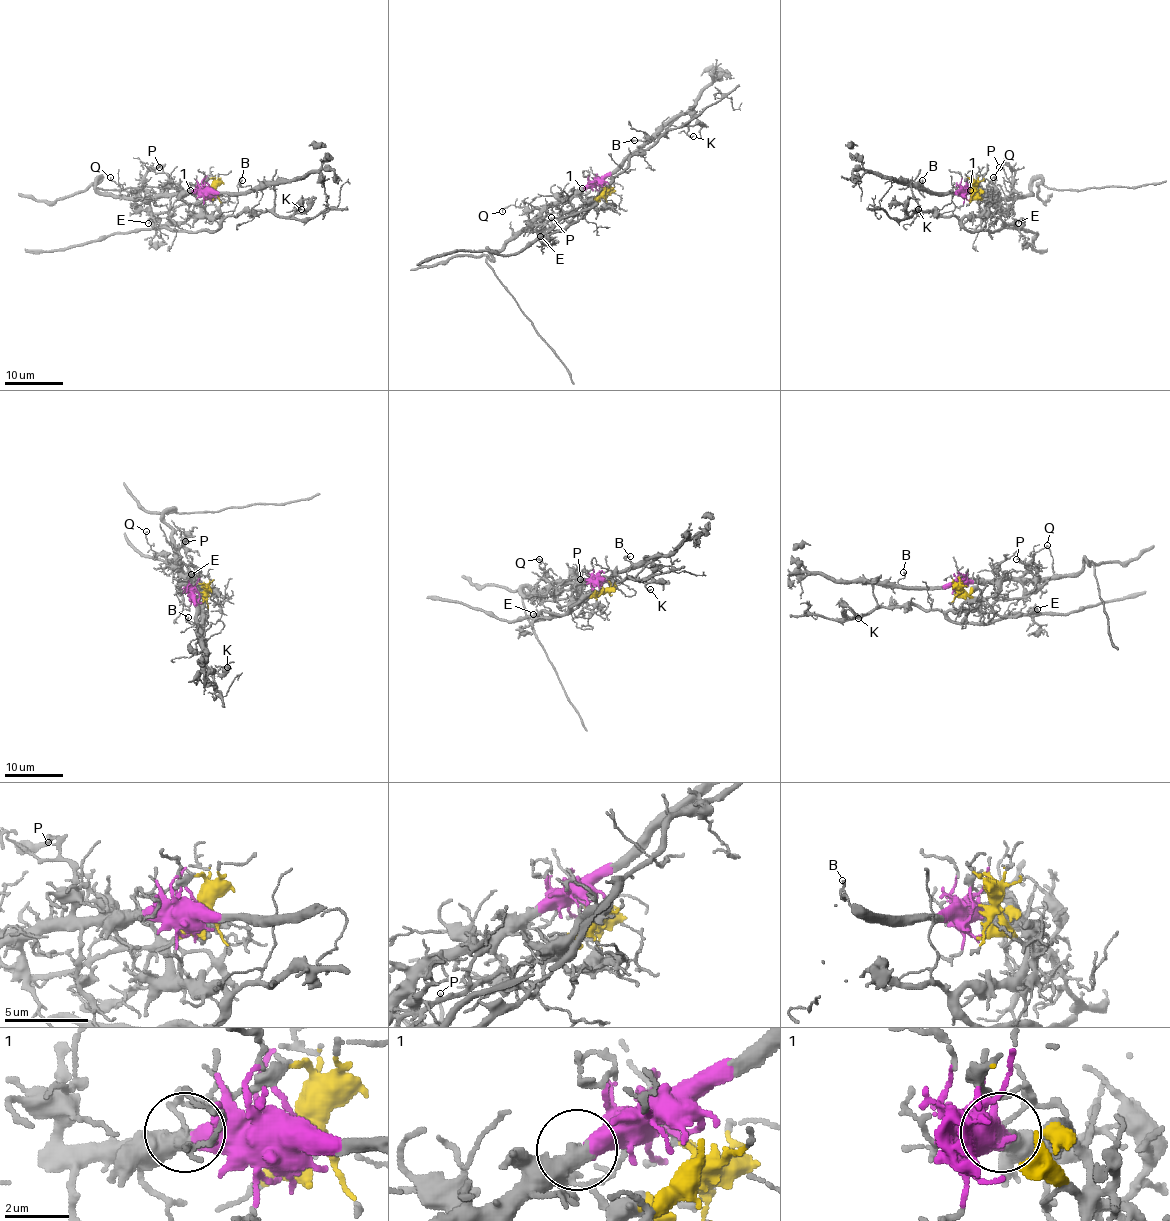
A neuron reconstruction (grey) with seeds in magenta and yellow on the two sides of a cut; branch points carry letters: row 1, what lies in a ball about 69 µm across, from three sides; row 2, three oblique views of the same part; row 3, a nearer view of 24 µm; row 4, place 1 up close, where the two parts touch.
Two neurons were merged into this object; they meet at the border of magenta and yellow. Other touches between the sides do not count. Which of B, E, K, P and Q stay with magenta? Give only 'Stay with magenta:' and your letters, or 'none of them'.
Stay with magenta: B, P, Q

